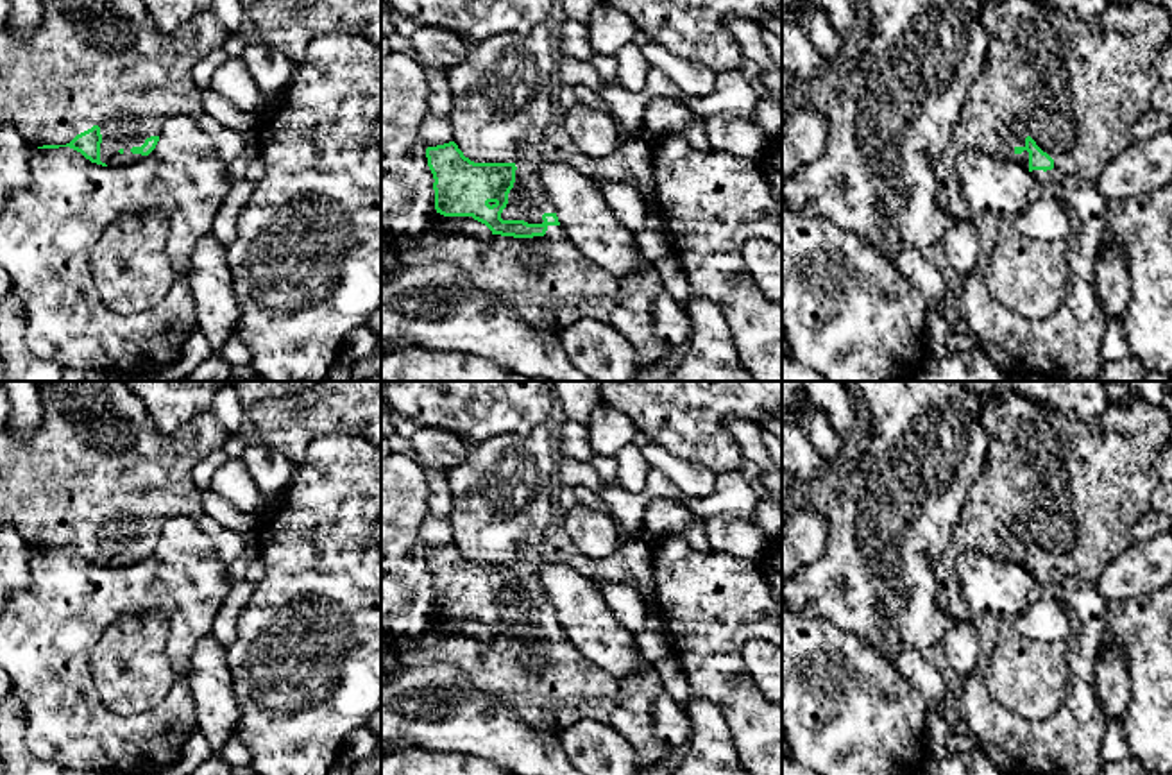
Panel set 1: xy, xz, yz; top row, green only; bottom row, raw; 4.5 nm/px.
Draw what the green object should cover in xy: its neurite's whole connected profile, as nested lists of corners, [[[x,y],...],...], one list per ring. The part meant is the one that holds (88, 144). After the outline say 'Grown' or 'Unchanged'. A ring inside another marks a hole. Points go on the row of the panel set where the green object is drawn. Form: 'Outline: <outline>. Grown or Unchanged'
Outline: [[[43,0],[39,29],[25,41],[0,30],[0,125],[13,125],[34,149],[70,147],[102,166],[131,165],[149,156],[170,116],[200,118],[202,89],[193,68],[229,38],[211,11],[175,32],[163,32],[143,0]]]. Grown

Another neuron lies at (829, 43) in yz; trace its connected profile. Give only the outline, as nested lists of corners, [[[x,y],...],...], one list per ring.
[[[791,0],[789,9],[800,9],[803,13],[800,25],[811,43],[827,61],[841,68],[846,55],[846,41],[830,27],[825,14],[811,0]]]

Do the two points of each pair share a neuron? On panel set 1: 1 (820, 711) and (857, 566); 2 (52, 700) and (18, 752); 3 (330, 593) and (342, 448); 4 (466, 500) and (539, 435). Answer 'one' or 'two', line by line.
1: two
2: two
3: one
4: one

